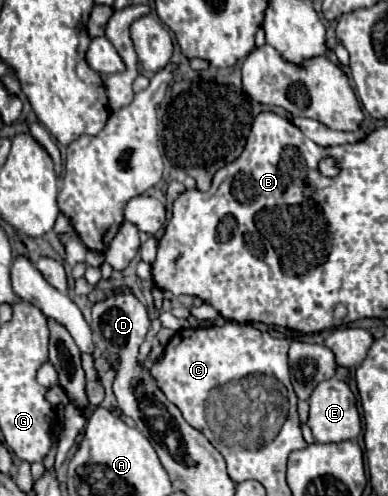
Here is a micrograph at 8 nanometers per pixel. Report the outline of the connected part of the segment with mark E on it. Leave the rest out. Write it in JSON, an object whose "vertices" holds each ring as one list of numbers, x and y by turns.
{"vertices":[[331,378,317,384,317,388,313,390,309,398,309,404,311,404,311,410,309,410,307,426,311,428,317,442,343,442,343,440,353,440,359,436,361,432,359,410,357,410,351,388,343,380]]}

